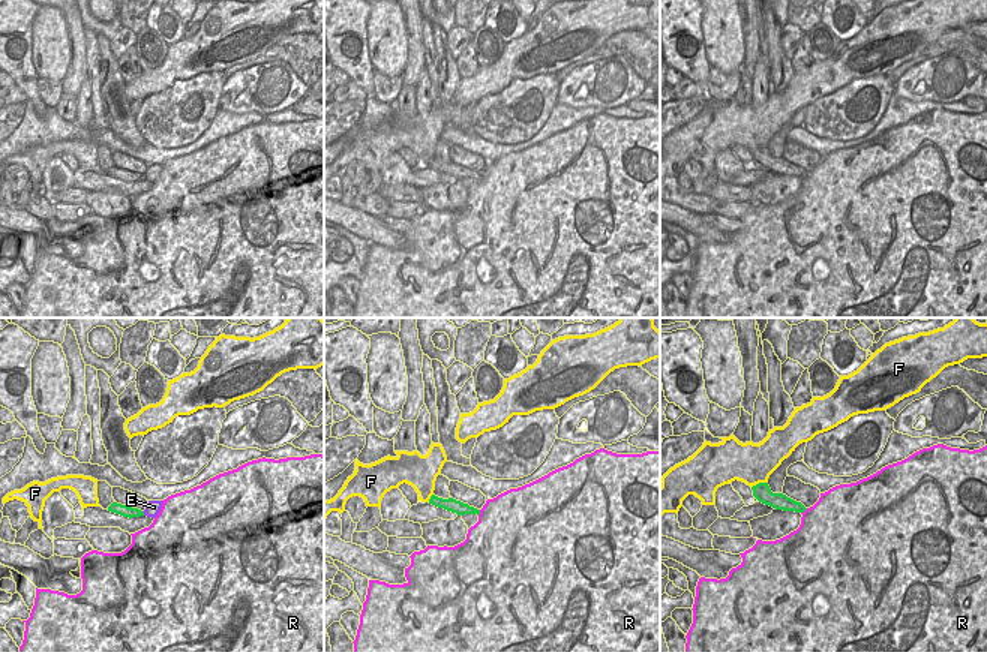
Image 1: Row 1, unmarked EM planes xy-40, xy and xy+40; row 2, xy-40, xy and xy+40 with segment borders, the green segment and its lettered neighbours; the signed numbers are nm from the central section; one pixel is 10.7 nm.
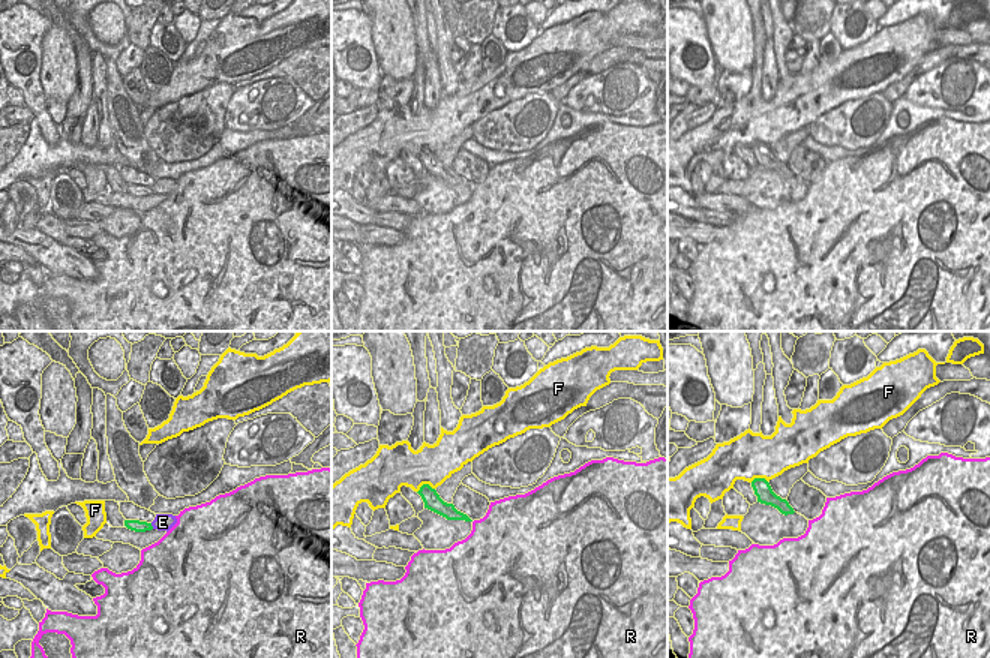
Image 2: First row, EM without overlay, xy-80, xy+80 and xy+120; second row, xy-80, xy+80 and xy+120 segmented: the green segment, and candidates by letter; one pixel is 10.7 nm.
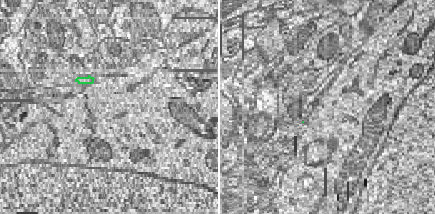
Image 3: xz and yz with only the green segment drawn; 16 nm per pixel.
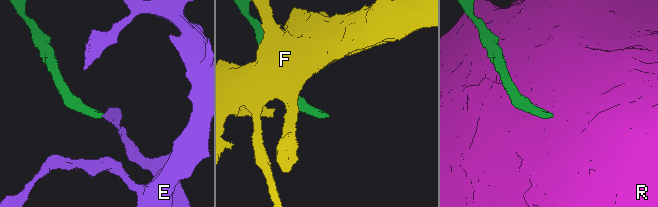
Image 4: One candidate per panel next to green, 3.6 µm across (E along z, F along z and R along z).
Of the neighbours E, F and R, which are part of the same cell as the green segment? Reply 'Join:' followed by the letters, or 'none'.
Join: none

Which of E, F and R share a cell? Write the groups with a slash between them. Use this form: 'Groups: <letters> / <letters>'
Groups: E / F / R.

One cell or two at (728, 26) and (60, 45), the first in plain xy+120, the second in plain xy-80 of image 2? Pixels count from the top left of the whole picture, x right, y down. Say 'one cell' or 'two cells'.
one cell

